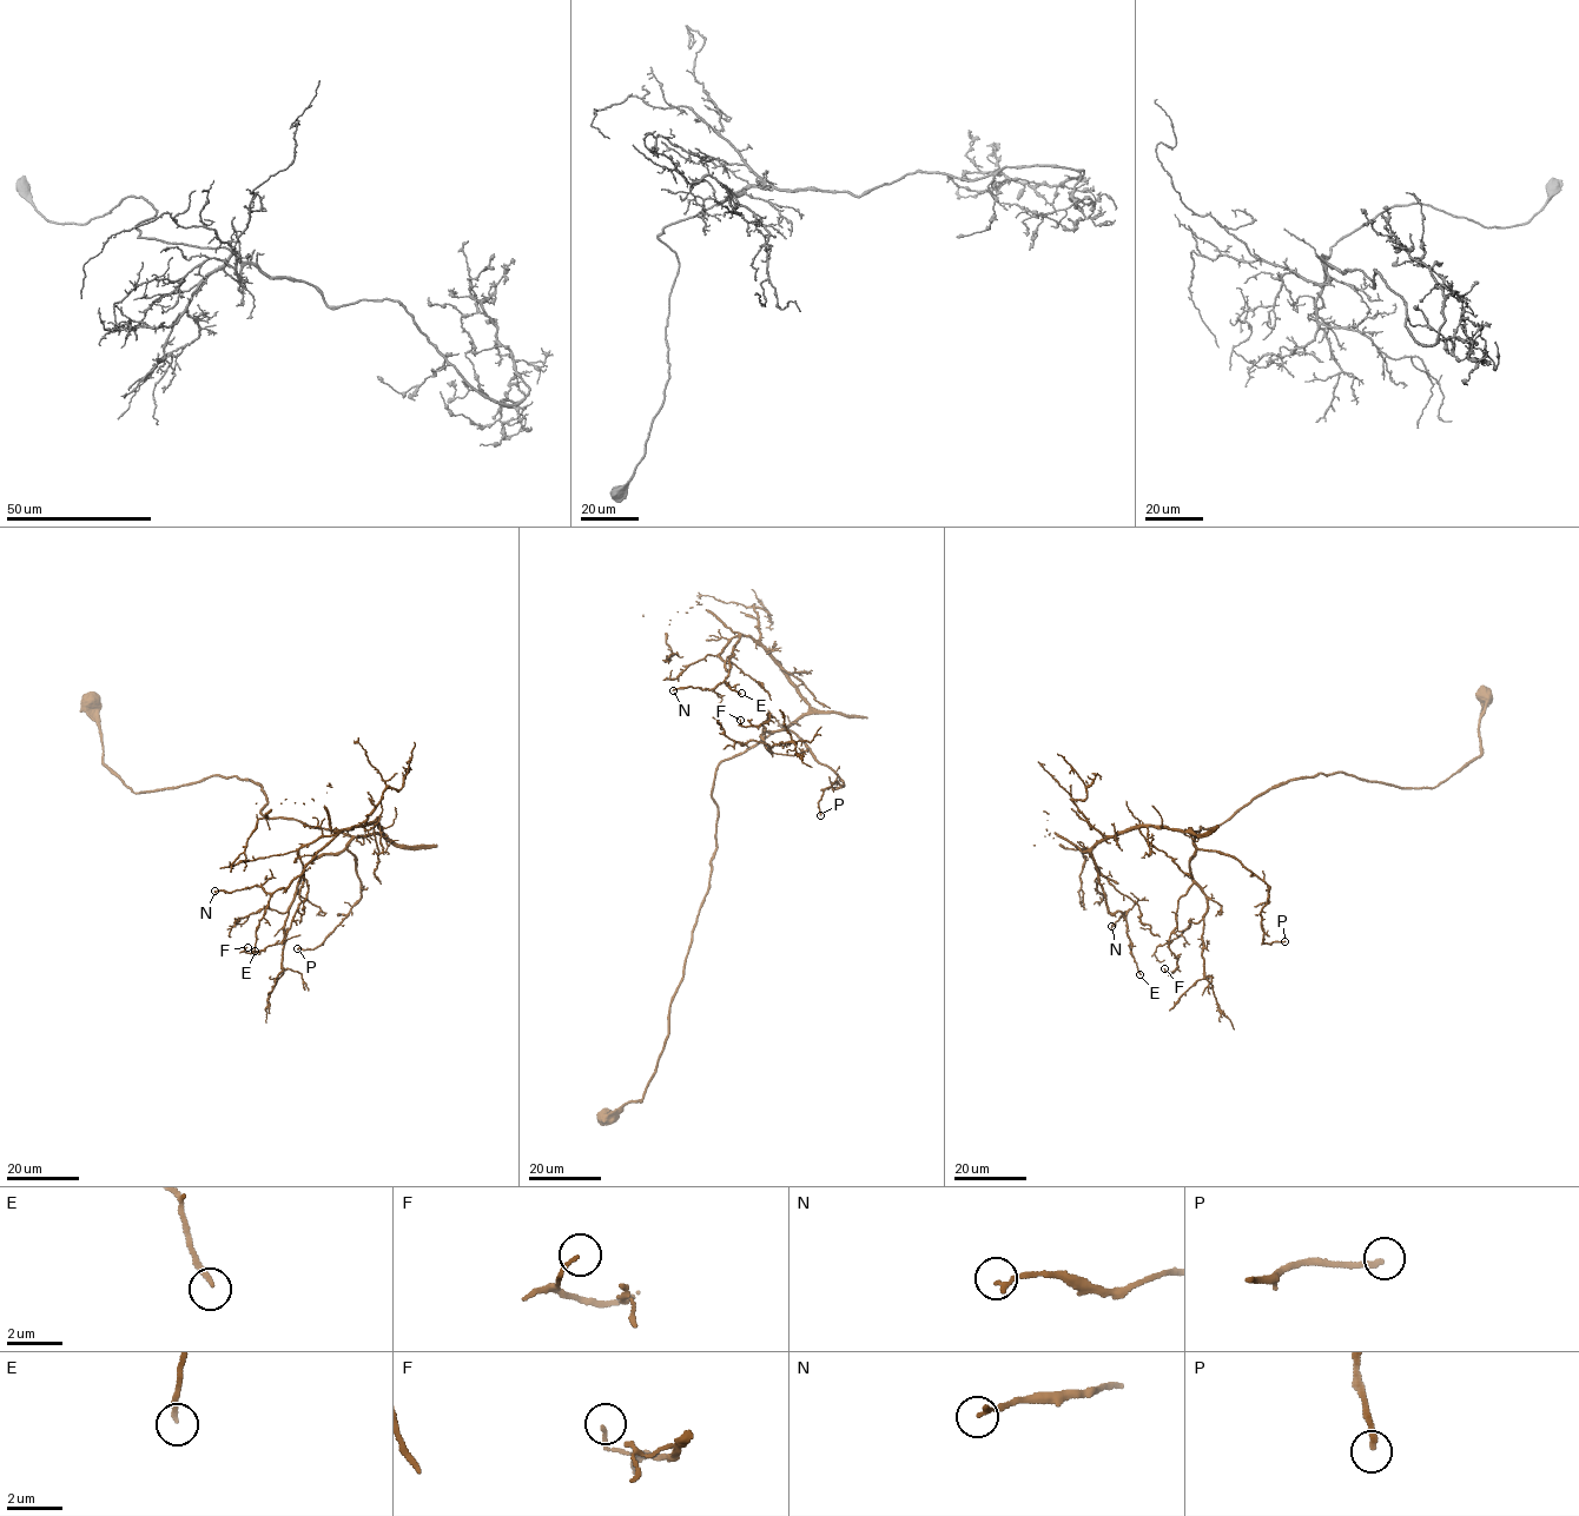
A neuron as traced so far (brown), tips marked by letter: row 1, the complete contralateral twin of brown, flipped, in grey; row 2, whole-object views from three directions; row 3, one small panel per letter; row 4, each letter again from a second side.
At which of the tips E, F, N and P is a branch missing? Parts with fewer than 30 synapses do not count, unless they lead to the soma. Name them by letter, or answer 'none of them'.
P

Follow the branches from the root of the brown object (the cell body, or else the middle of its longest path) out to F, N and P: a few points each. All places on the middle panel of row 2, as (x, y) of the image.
F: (607, 1114), (641, 1099), (668, 1038), (709, 888), (715, 768), (787, 727), (761, 737), (768, 712), (740, 720)
N: (607, 1114), (641, 1099), (668, 1038), (709, 888), (715, 768), (808, 707), (741, 635), (722, 682), (673, 690)
P: (607, 1114), (641, 1099), (668, 1038), (709, 888), (715, 768), (787, 727), (843, 783), (825, 789), (820, 815)

